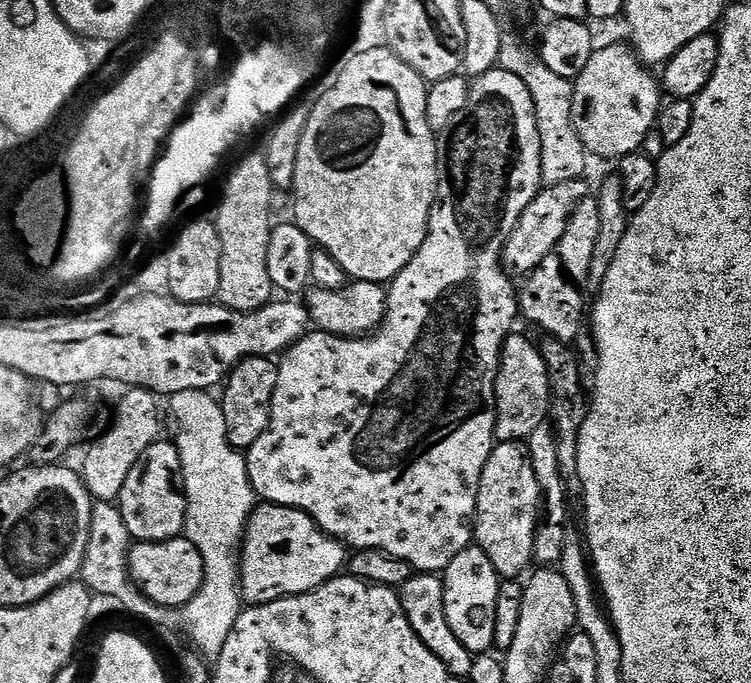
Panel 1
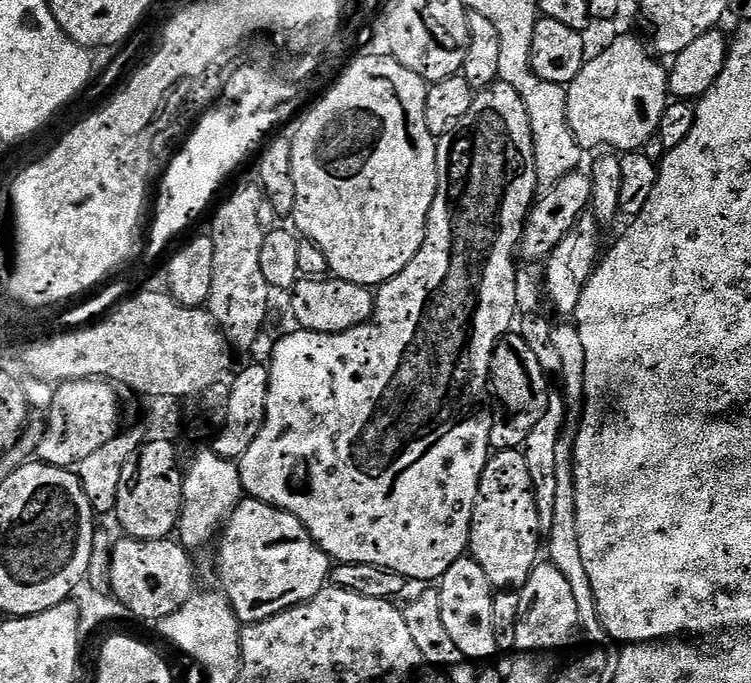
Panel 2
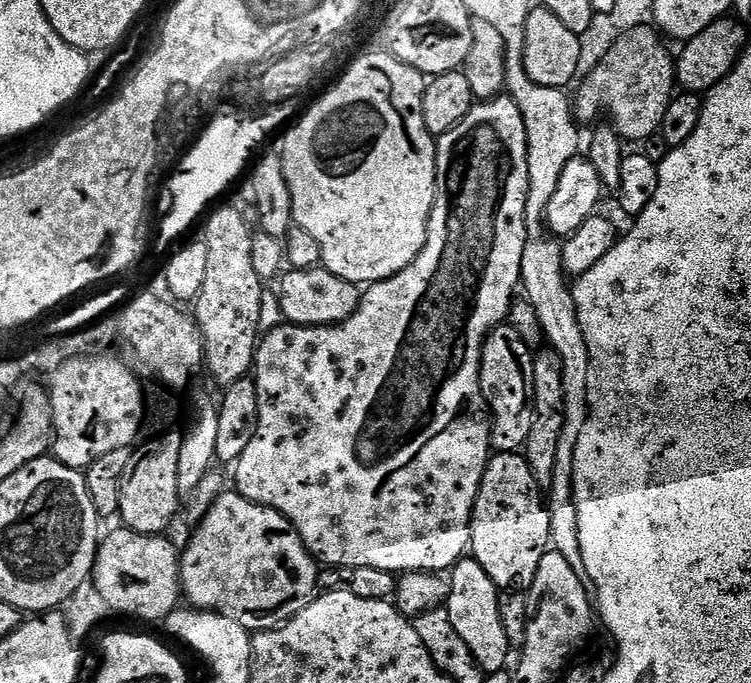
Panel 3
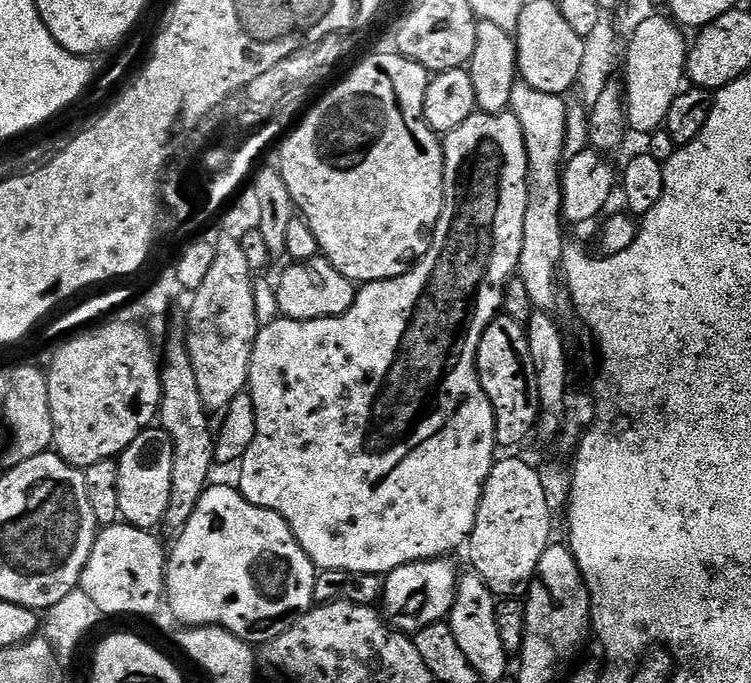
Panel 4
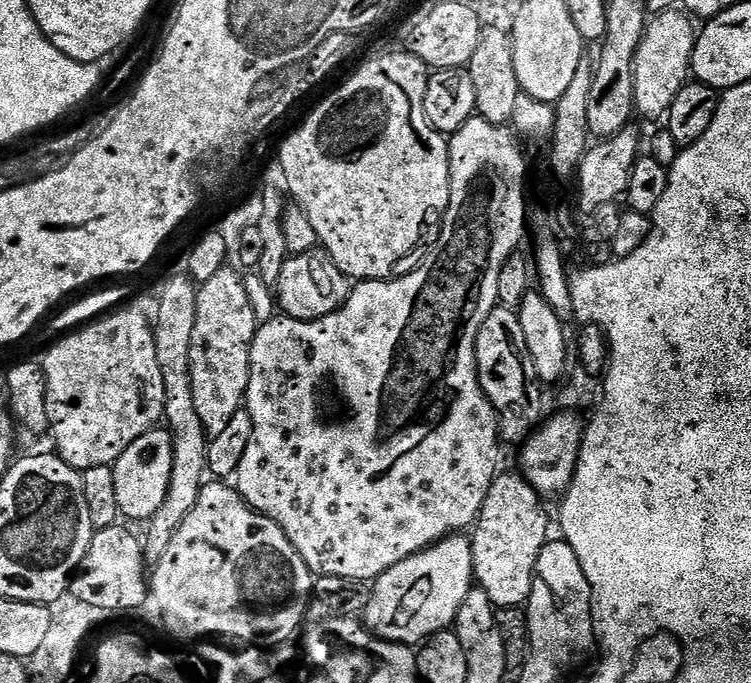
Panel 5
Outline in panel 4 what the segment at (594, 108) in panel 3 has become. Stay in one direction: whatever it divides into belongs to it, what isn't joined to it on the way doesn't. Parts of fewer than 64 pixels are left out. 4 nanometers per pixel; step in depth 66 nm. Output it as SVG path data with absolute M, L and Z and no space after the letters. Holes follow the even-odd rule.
M655 14L635 25L626 48L625 101L629 127L635 133L652 132L667 123L670 106L683 91L686 80L688 40L681 27L671 17L664 16Z

